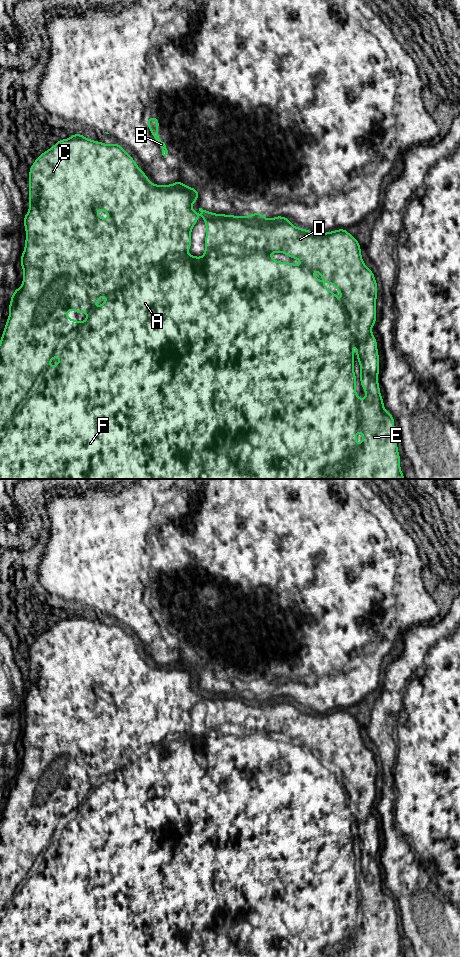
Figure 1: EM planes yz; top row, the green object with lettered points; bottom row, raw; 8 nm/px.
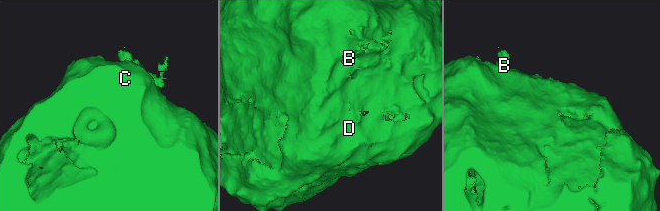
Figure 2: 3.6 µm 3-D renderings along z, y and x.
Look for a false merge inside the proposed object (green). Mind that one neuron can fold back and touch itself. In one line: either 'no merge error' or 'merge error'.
merge error

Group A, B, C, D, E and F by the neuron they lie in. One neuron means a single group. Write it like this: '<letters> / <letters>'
A C D E F / B

